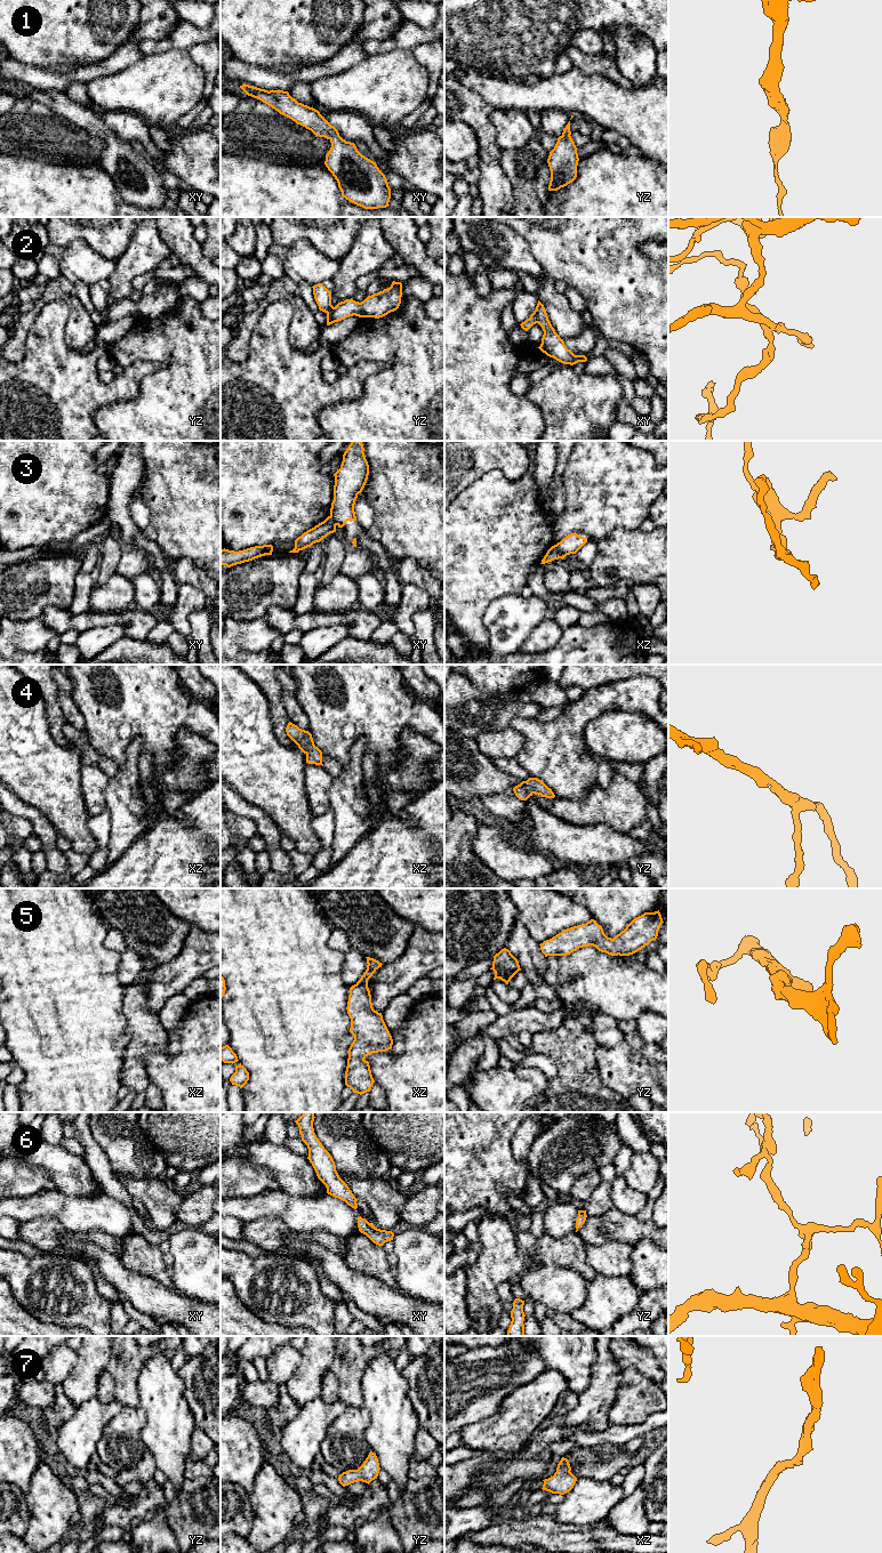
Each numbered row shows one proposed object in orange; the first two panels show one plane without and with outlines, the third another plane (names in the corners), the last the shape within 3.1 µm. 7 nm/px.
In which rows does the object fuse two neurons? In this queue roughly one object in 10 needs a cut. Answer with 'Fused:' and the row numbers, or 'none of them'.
Fused: 2, 3

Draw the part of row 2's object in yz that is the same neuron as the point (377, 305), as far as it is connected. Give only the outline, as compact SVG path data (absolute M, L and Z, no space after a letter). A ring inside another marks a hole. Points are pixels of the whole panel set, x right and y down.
M393 281L391 287L368 296L359 303L351 299L338 303L334 307L332 323L350 316L379 319L399 308L402 297L402 283Z

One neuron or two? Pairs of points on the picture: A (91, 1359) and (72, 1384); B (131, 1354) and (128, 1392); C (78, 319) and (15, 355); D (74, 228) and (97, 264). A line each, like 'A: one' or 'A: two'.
A: one
B: one
C: one
D: two

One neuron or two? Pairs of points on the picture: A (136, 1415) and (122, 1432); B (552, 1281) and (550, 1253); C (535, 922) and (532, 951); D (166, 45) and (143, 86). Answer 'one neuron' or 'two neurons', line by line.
A: one neuron
B: two neurons
C: two neurons
D: two neurons

